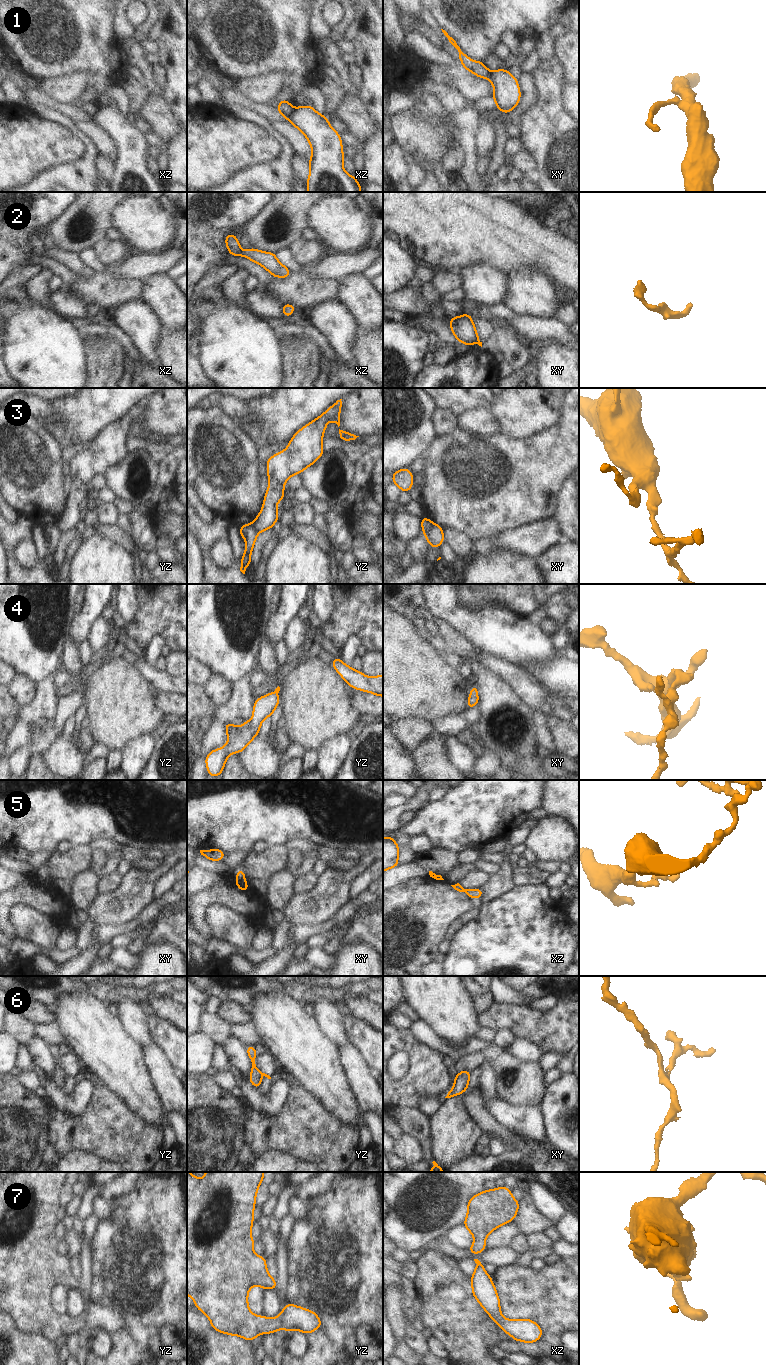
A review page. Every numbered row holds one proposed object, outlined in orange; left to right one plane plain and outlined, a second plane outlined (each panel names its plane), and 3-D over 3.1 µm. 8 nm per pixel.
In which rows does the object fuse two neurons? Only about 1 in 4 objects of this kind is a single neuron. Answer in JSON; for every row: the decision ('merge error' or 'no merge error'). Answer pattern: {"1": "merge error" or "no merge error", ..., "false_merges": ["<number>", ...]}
{"1": "merge error", "2": "no merge error", "3": "merge error", "4": "no merge error", "5": "merge error", "6": "merge error", "7": "no merge error", "false_merges": ["1", "3", "5", "6"]}

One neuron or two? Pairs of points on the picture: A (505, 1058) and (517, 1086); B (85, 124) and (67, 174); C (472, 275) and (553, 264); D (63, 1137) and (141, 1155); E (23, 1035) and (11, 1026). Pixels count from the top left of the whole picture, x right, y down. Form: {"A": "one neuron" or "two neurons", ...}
{"A": "one neuron", "B": "two neurons", "C": "two neurons", "D": "one neuron", "E": "one neuron"}

